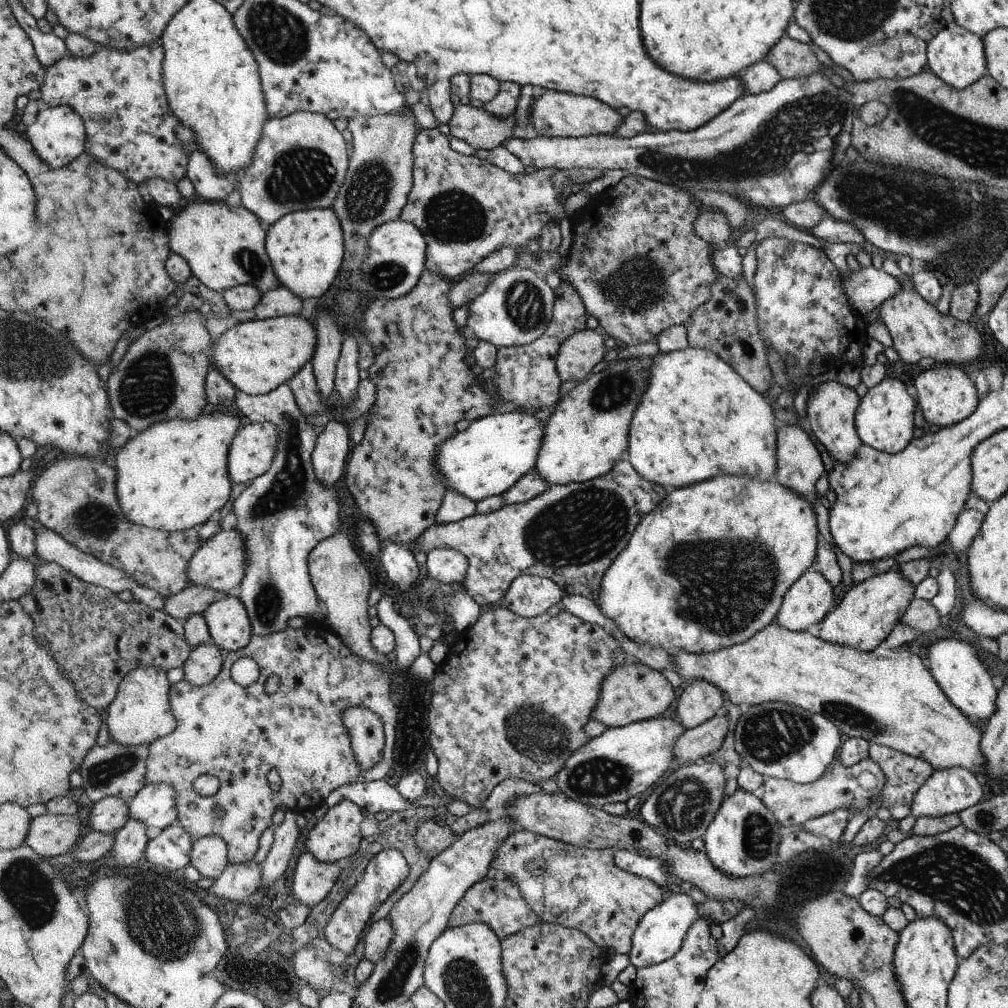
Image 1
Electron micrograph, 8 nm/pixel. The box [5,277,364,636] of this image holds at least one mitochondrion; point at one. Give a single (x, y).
(147, 388)

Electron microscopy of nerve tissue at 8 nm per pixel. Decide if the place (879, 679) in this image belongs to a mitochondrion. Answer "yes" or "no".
no

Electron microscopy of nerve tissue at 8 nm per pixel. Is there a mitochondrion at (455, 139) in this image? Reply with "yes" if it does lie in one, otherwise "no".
no

